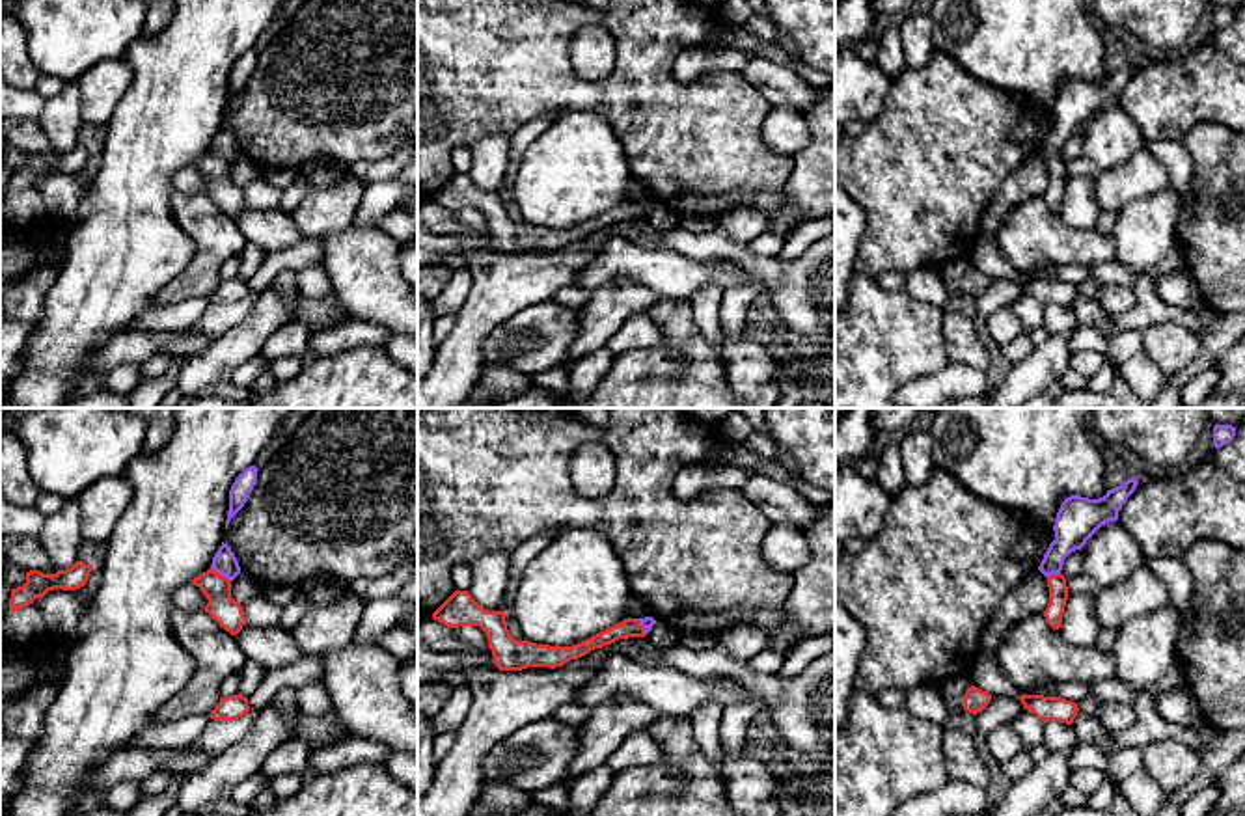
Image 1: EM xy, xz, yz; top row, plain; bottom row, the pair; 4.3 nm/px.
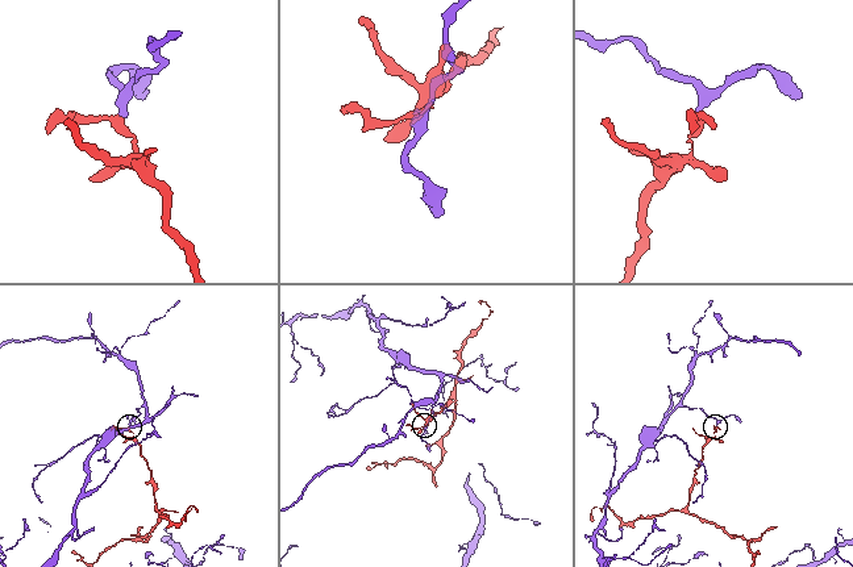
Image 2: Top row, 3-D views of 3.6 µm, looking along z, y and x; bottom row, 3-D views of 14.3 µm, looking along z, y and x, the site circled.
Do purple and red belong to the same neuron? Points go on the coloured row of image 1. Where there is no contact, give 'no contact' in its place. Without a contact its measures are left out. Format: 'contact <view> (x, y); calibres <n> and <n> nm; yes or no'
contact xy (222, 574); calibres 110 and 120 nm; no

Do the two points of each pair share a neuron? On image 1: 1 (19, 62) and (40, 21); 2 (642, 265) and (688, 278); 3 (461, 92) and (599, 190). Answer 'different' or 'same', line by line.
1: different
2: same
3: different

